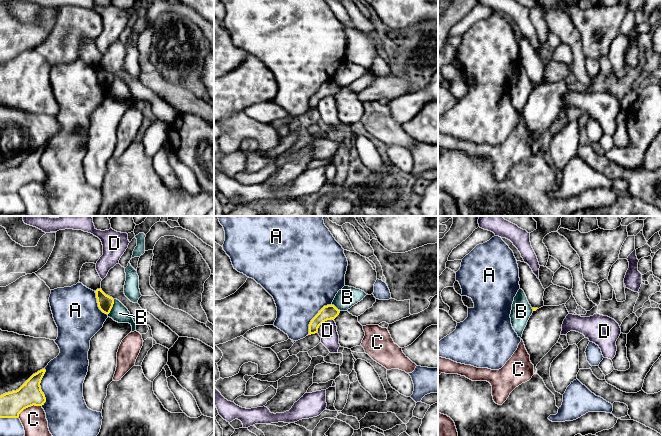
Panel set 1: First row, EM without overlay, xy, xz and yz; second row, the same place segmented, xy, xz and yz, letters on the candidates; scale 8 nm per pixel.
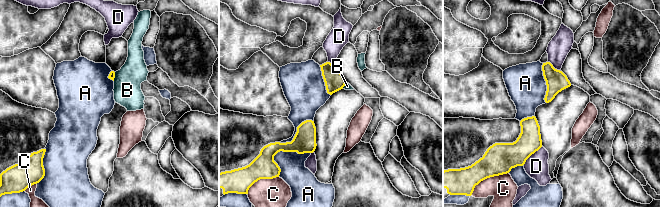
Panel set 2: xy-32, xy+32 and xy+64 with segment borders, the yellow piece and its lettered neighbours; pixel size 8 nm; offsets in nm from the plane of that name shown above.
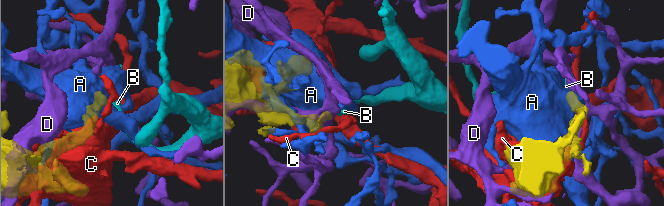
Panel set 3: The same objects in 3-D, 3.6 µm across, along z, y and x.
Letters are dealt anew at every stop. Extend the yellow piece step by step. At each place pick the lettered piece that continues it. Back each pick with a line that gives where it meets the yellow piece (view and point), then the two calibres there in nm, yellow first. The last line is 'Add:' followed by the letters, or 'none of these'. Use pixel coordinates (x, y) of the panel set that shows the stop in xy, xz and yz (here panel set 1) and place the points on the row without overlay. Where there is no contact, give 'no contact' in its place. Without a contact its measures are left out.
Add: none of these

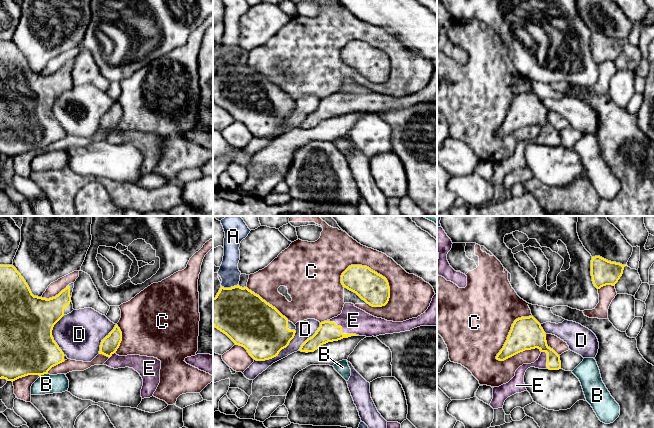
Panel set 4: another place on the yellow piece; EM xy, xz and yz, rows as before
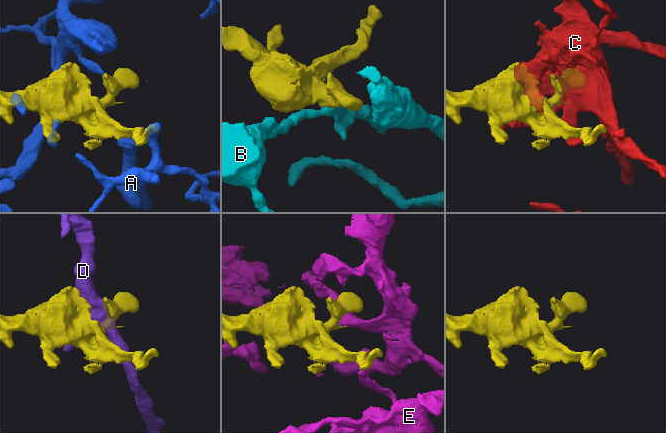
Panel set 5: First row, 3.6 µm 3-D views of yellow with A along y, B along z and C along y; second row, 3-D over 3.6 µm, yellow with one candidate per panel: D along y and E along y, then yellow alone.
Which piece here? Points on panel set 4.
E: meets yellow in xz at (341, 106); 160 nm thick on the yellow side, 220 nm on the other
Add: E

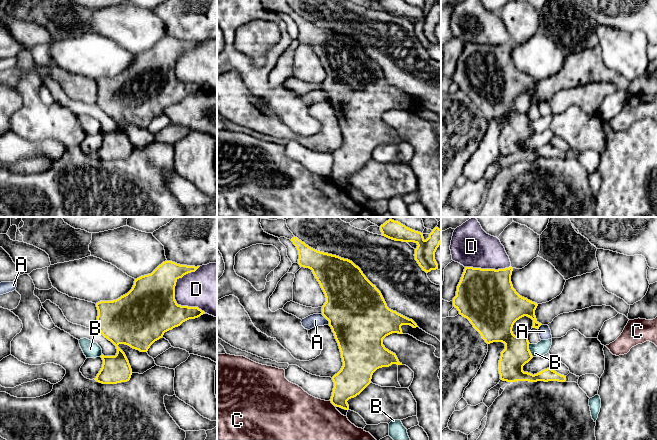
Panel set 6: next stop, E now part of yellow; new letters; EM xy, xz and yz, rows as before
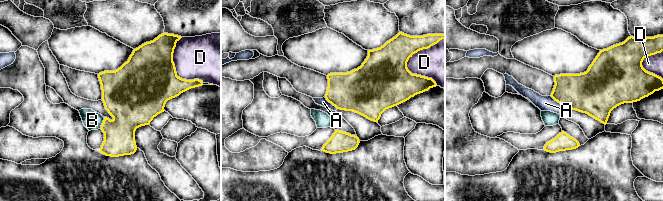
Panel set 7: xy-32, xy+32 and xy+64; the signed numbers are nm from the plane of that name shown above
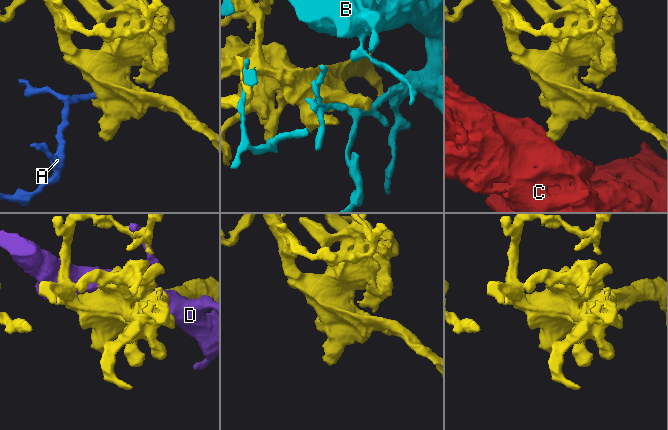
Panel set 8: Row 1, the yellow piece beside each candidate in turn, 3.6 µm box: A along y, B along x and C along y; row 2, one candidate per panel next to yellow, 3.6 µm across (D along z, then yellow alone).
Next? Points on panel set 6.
Add: none of these

